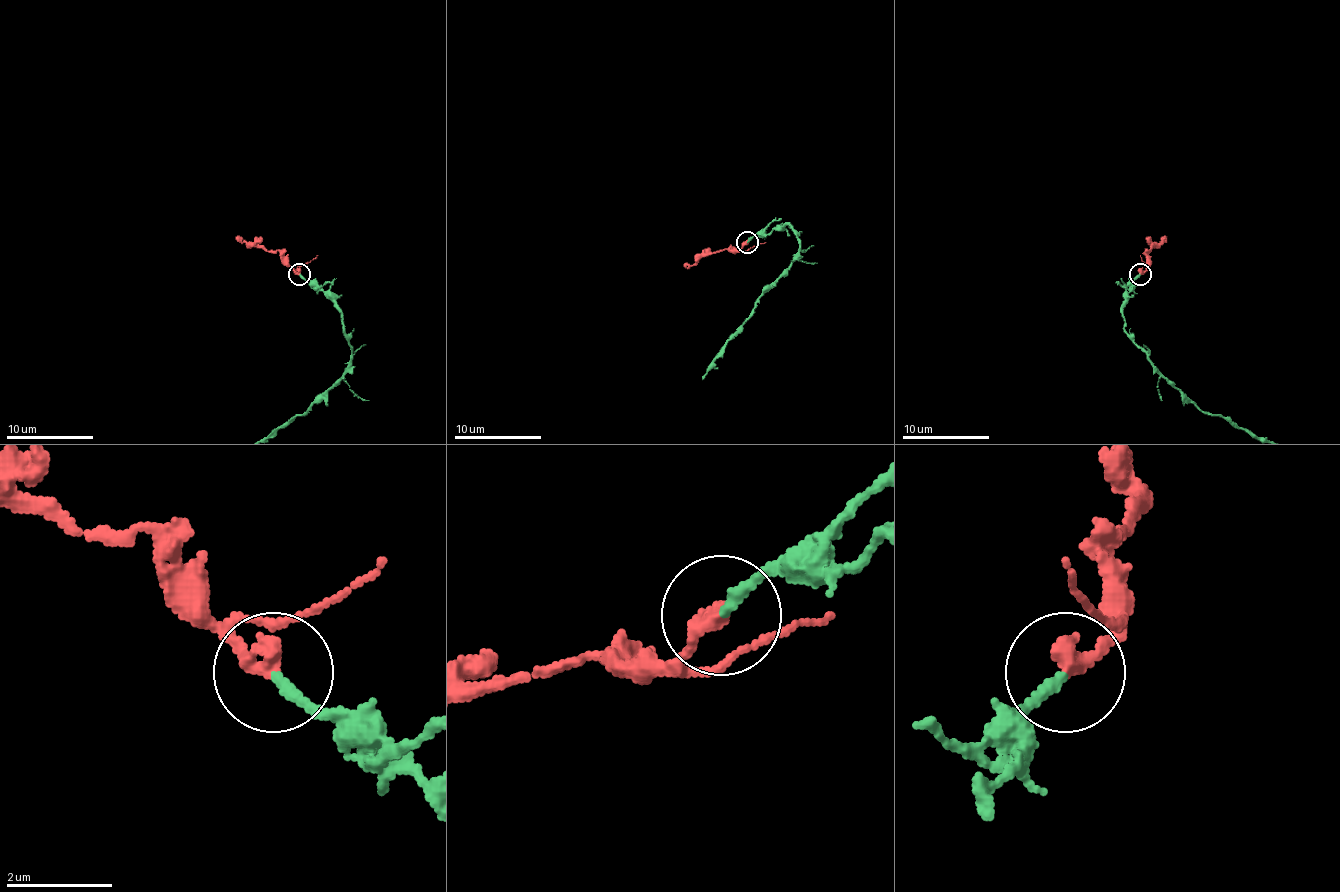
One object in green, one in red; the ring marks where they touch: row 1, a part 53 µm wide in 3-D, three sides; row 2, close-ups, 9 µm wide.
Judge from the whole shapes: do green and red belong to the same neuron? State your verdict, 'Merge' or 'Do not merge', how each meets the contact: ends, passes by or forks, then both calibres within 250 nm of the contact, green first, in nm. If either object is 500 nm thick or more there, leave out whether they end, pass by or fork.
Merge. At the ring green ends. At the ring red ends. Thickness 190 nm (green) against 340 nm

